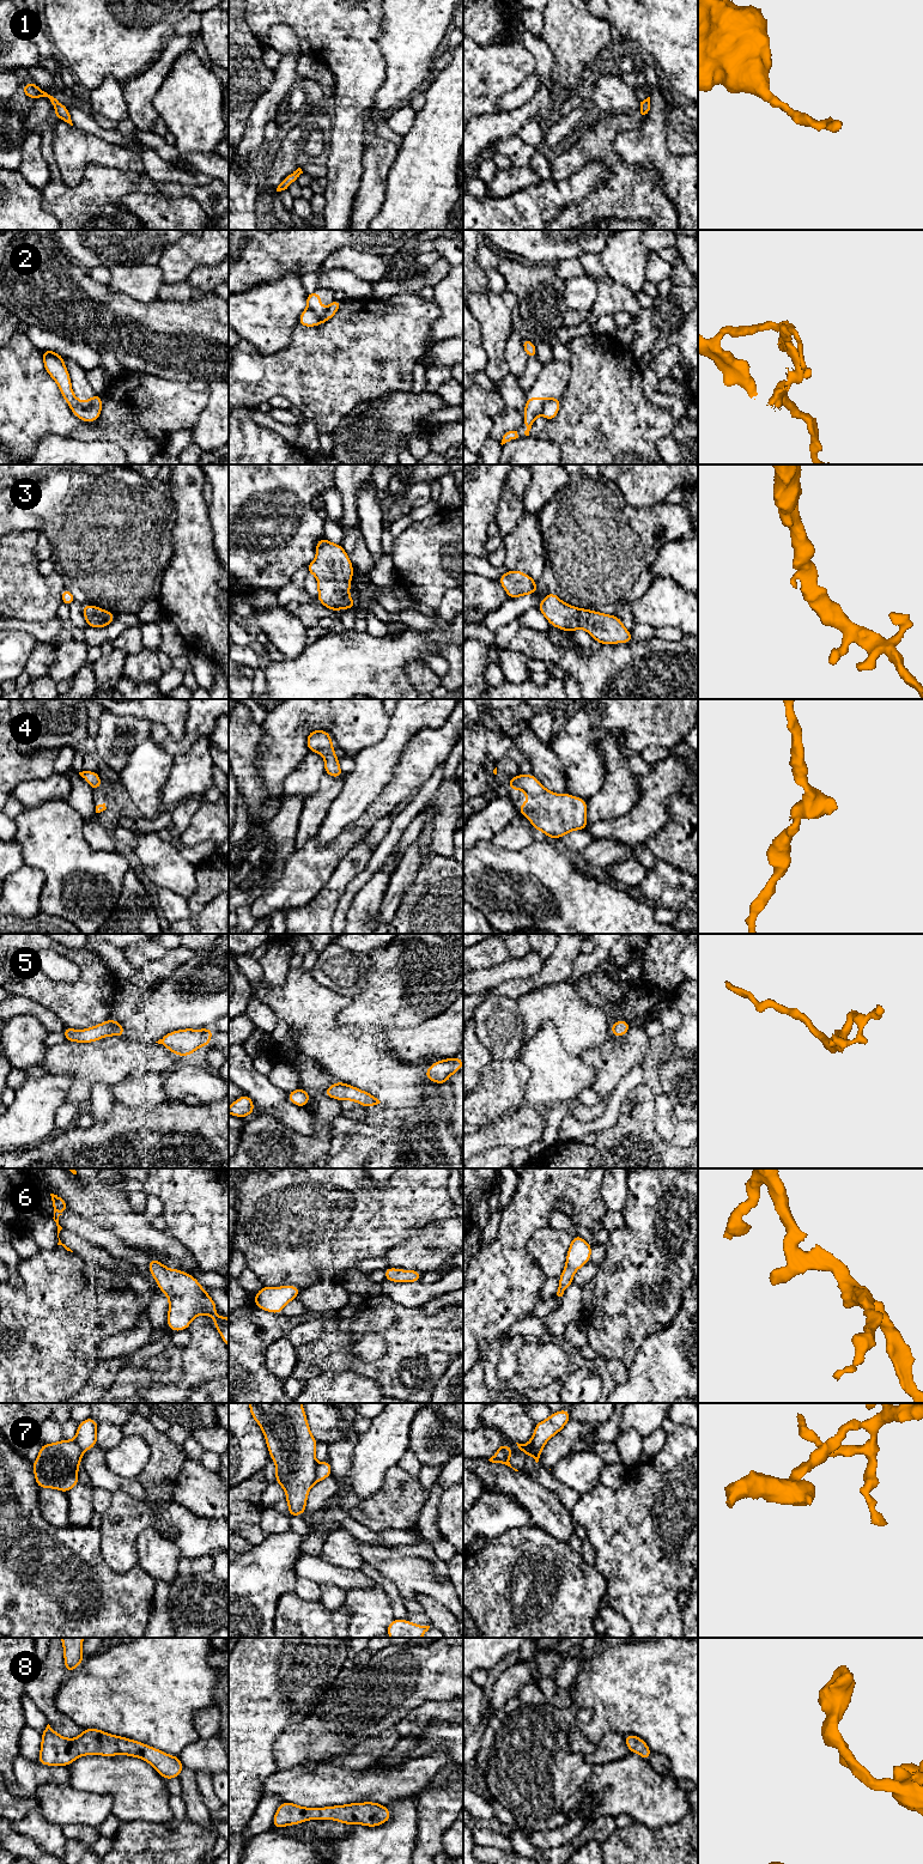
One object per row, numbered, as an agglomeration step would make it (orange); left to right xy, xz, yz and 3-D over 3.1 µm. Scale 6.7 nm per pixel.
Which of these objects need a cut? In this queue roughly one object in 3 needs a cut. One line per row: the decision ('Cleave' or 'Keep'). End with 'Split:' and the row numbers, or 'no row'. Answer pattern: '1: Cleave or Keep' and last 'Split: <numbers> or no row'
1: Keep
2: Cleave
3: Keep
4: Keep
5: Keep
6: Keep
7: Cleave
8: Keep
Split: 2, 7

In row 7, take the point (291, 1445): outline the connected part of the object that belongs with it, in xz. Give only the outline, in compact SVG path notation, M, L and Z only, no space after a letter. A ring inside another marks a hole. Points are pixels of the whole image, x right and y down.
M248 1403L253 1419L261 1427L269 1456L275 1463L275 1482L280 1484L289 1504L289 1516L305 1512L309 1490L315 1484L317 1440L310 1432L302 1403Z

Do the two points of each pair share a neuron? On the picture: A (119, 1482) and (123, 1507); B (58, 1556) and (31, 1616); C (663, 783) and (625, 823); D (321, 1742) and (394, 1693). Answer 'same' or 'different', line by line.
A: different
B: same
C: same
D: same

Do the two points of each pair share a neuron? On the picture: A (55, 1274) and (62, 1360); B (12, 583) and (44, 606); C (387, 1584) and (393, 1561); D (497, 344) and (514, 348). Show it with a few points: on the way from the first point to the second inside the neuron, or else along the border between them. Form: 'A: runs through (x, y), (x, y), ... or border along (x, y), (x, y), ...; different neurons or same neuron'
A: runs through (58, 1295), (58, 1339); same neuron
B: runs through (20, 592), (36, 597); same neuron
C: border along (364, 1562), (386, 1576), (402, 1598); different neurons
D: border along (512, 331), (505, 345), (505, 362), (509, 372); different neurons

